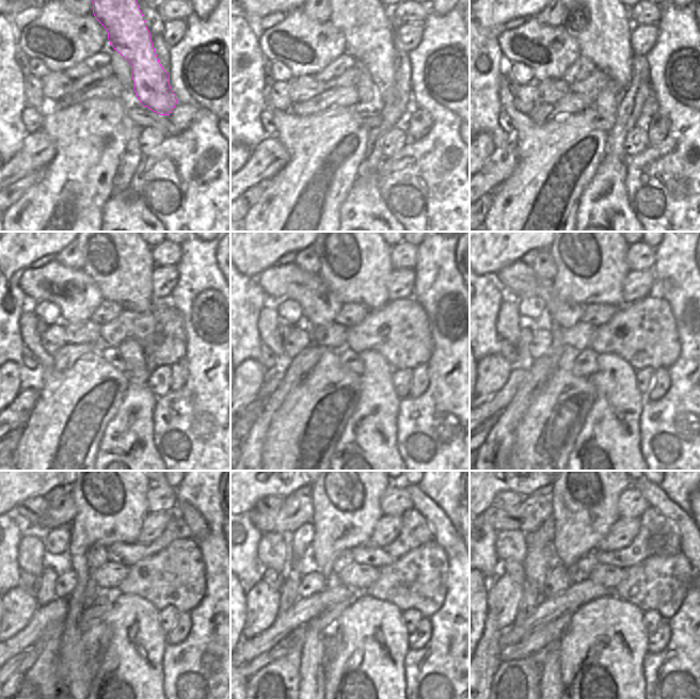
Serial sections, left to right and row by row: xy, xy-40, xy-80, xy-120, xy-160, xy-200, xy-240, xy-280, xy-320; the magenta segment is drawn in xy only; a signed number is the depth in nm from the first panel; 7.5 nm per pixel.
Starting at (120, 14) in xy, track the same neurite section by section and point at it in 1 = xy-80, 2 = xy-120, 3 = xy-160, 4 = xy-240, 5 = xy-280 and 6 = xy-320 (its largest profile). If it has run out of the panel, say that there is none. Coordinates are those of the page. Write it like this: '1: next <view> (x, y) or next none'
1: next xy-80 (595, 17)
2: next xy-120 (120, 261)
3: next xy-160 (355, 265)
4: next xy-240 (110, 492)
5: next xy-280 (346, 496)
6: next xy-320 (585, 495)

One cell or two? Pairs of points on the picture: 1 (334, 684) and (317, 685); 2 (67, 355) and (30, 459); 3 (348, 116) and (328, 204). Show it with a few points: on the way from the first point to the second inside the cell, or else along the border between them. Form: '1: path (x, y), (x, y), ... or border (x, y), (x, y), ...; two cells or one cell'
1: border (325, 658), (324, 687); two cells
2: border (82, 355), (65, 370), (57, 370), (53, 367); two cells
3: path (336, 138), (333, 149), (340, 165), (332, 183); one cell

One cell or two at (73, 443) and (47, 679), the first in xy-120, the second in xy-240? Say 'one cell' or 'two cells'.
two cells

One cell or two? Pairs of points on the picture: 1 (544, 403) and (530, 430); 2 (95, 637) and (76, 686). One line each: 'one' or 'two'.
1: one
2: one

